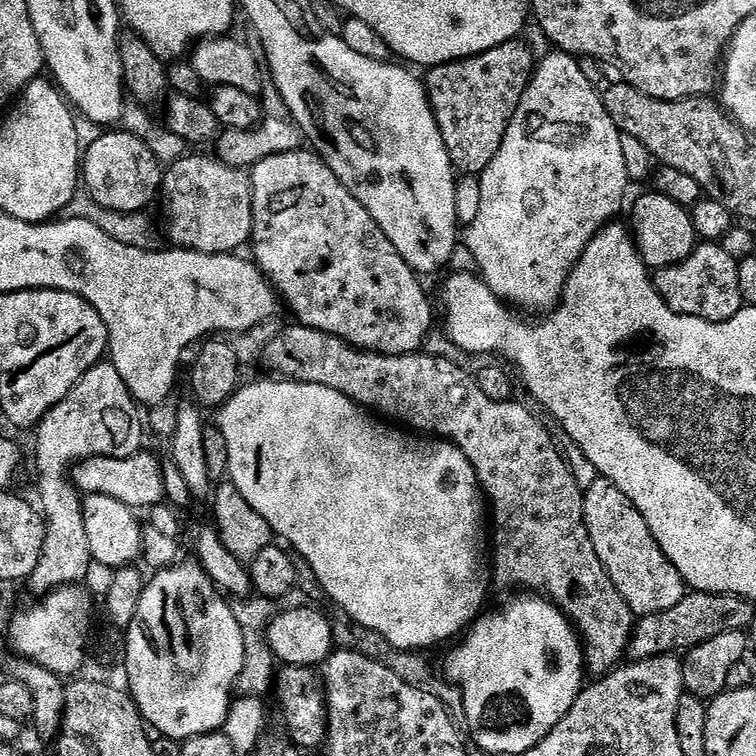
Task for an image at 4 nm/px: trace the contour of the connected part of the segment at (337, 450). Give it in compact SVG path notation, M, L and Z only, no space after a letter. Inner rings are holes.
M283 378L268 379L272 380L245 383L219 409L218 427L226 438L230 483L238 486L242 498L246 498L246 502L250 502L250 506L254 506L254 510L258 510L258 514L266 518L279 539L281 536L282 539L289 540L284 542L290 545L291 551L299 559L307 562L310 570L314 570L317 585L345 612L344 616L349 621L376 631L392 648L404 652L419 653L435 644L444 644L452 639L455 641L485 611L488 580L490 584L490 564L486 559L486 504L482 499L480 483L474 474L474 466L470 466L466 454L462 454L460 448L447 440L413 438L399 427L389 426L387 423L376 424L377 417L371 411L321 384L303 384Z

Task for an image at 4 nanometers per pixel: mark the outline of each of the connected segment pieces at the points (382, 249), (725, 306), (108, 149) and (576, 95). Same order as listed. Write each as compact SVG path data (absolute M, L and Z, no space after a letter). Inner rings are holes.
M312 150L278 153L253 165L250 168L250 175L252 178L250 248L256 251L254 262L260 267L261 272L272 281L272 286L276 289L279 299L283 303L284 300L288 303L289 310L296 315L293 317L308 328L322 330L326 334L342 338L346 343L365 352L381 352L387 356L405 356L411 352L421 351L424 348L424 340L434 328L432 304L428 301L427 290L420 285L421 277L406 262L406 258L402 258L402 254L398 254L398 250L394 250L394 242L390 242L390 238L386 238L386 234L382 234L382 226L378 226L378 222L374 222L374 218L370 218L370 210L366 210L366 206L362 206L362 202L358 202L358 198L354 198L348 193L346 186L342 186L342 182L334 174L334 170L330 170L330 166L326 166L323 158L317 156Z
M697 243L685 260L666 266L655 273L654 283L658 294L679 316L702 318L706 322L721 324L745 307L742 286L738 286L738 262L726 254L723 243Z
M108 130L82 152L82 184L99 206L120 213L143 213L152 199L159 197L164 168L142 138L123 130Z
M552 50L552 53L545 58L544 61L539 61L538 67L532 73L532 80L528 83L527 90L522 94L522 102L518 102L518 110L514 110L514 118L510 118L510 126L506 130L506 134L502 138L502 146L498 150L498 154L494 154L494 162L490 162L490 166L486 166L486 170L481 172L480 175L480 185L482 186L482 207L478 210L478 218L474 218L472 224L467 225L466 231L468 232L462 236L462 241L466 246L470 248L472 254L474 254L474 259L478 266L479 275L482 277L484 283L489 284L492 288L493 294L498 297L499 300L504 301L505 304L511 306L513 309L520 310L519 308L525 308L528 312L540 312L536 314L547 314L552 311L560 302L560 297L564 295L564 283L567 282L569 274L572 273L572 268L578 262L578 258L584 253L584 250L588 243L594 239L601 231L605 228L607 224L613 223L617 219L616 216L620 212L620 207L624 204L624 195L628 192L628 187L630 187L630 181L628 175L626 174L626 158L622 158L622 138L621 131L616 127L616 123L610 118L610 114L606 110L604 105L604 97L598 91L598 89L590 82L590 78L586 78L586 74L582 74L580 69L580 60L577 57L559 50Z

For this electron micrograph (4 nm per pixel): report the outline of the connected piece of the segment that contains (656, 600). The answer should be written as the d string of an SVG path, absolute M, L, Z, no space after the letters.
M597 478L590 487L583 489L583 494L584 525L586 530L590 530L590 542L594 542L594 551L597 552L610 582L614 582L626 606L630 606L633 617L658 614L662 610L670 610L670 606L678 606L678 602L682 602L686 594L682 574L678 574L678 570L674 570L674 562L670 562L670 558L662 554L662 546L658 546L654 534L650 534L650 526L646 526L646 518L638 514L634 502L630 502L630 498L626 498L626 494L622 494L622 490L614 486L614 482L603 478Z

